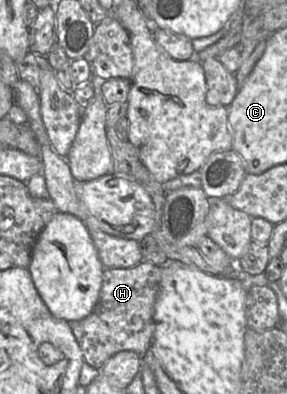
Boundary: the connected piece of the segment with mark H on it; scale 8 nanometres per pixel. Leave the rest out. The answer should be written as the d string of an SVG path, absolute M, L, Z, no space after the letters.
M140 262L131 268L105 268L98 301L83 320L82 338L78 342L84 362L100 370L104 363L120 351L130 350L143 356L151 349L155 322L155 301L159 292L163 267Z

